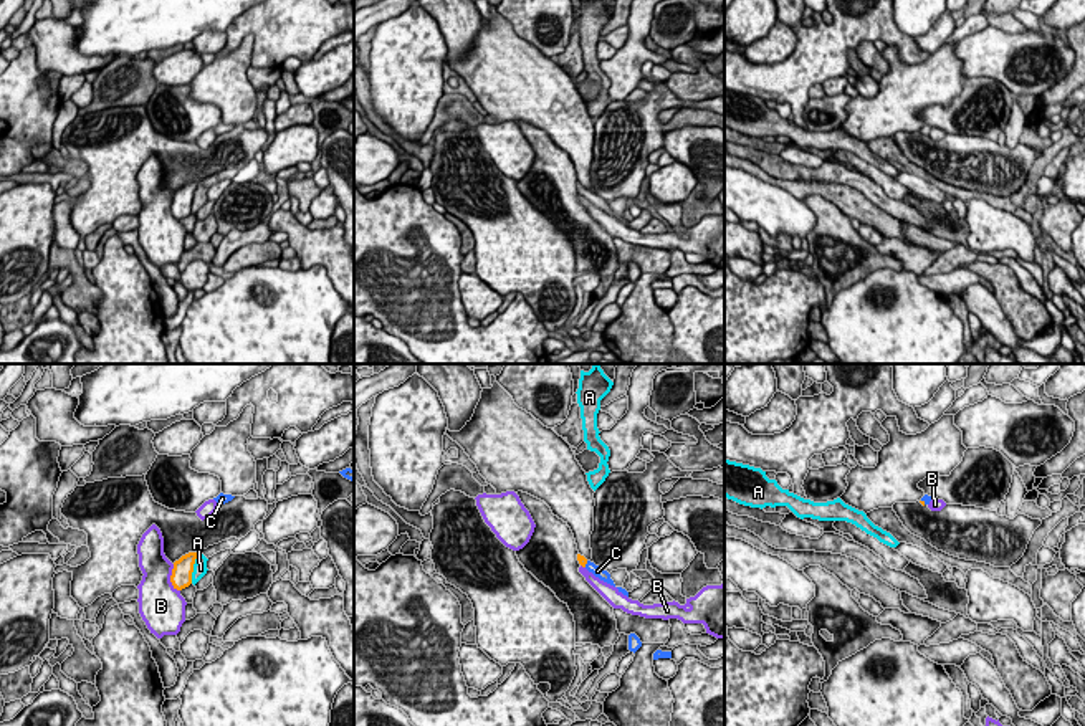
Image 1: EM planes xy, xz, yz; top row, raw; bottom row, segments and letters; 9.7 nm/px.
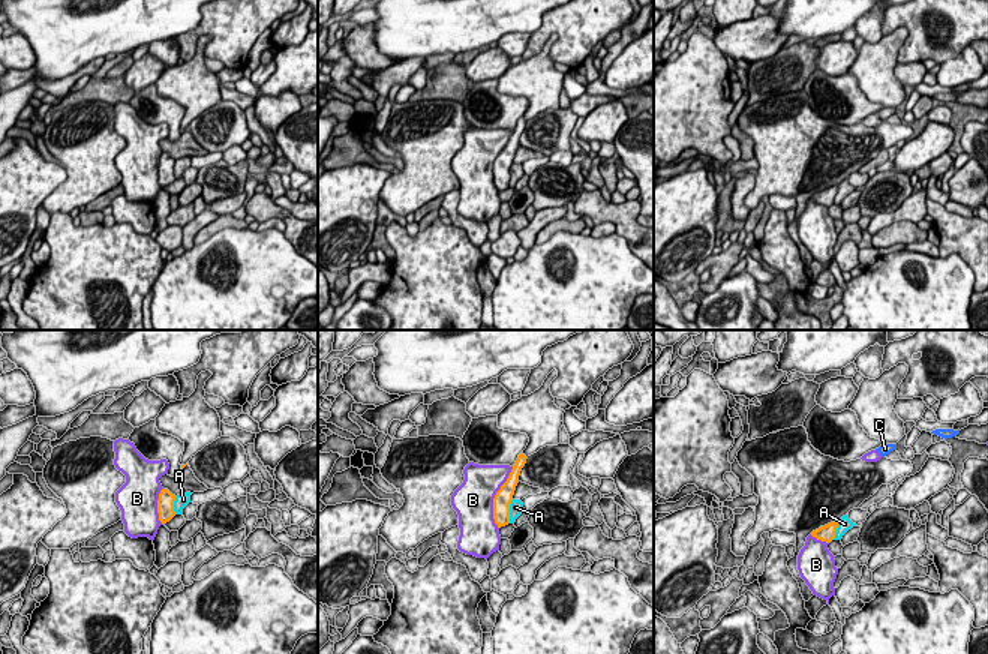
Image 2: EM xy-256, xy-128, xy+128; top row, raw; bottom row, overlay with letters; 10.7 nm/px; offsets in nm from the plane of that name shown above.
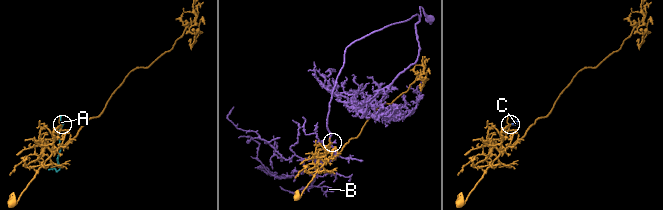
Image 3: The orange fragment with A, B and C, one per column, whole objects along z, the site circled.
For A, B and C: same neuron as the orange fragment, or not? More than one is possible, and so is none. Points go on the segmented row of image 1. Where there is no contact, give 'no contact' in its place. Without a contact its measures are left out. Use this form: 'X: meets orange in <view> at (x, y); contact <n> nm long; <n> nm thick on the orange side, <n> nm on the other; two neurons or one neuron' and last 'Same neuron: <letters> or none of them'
A: meets orange in xy at (192, 569); contact 300 nm long; 200 nm thick on the orange side, 130 nm on the other; two neurons
B: meets orange in xy at (171, 577); contact 280 nm long; 200 nm thick on the orange side, 380 nm on the other; two neurons
C: meets orange in xz at (586, 563); contact 70 nm long; 90 nm thick on the orange side, 100 nm on the other; one neuron
Same neuron: C

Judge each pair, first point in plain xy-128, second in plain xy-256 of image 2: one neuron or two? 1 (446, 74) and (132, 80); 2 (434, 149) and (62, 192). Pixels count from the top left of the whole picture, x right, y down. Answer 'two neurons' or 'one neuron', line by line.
1: two neurons
2: one neuron

